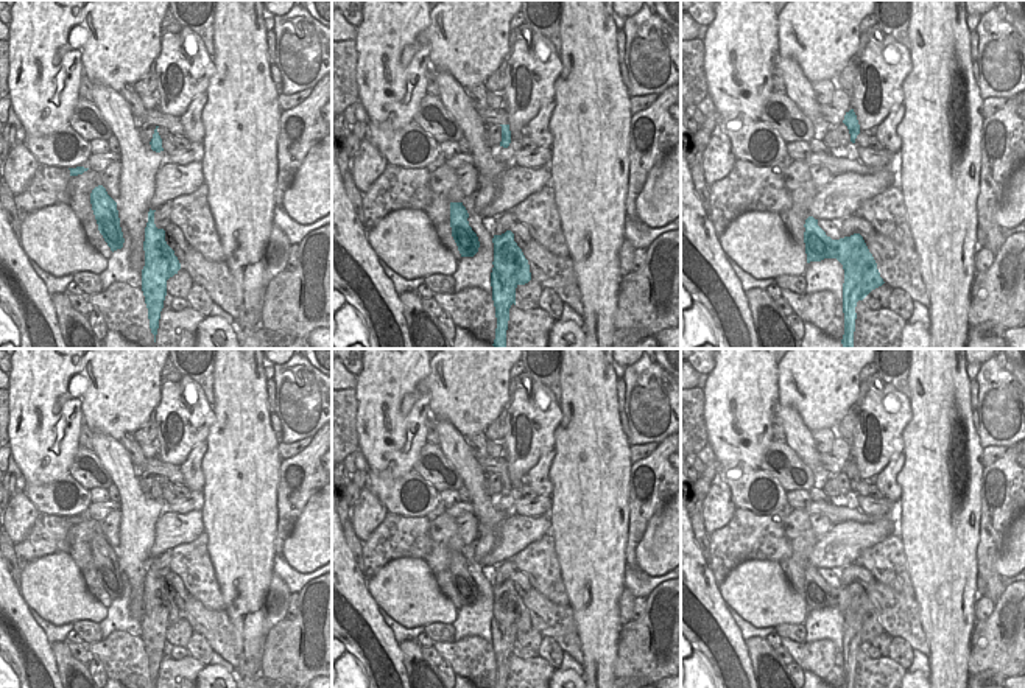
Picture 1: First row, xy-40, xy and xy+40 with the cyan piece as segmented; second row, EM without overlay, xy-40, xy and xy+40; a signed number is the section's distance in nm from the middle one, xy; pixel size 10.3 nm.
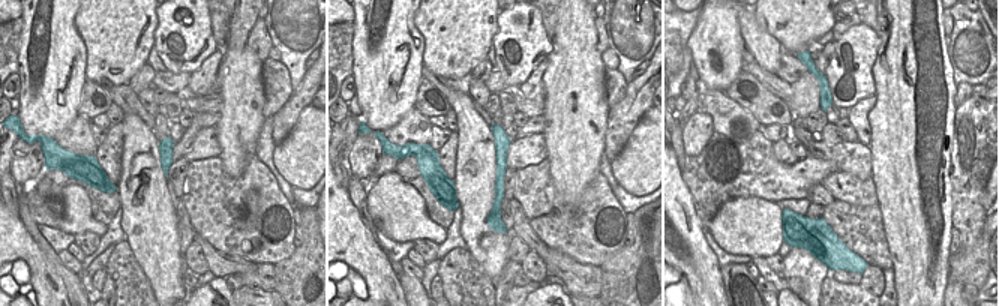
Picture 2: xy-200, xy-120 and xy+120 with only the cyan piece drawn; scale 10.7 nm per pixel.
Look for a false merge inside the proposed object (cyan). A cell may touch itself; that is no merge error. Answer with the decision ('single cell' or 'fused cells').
fused cells

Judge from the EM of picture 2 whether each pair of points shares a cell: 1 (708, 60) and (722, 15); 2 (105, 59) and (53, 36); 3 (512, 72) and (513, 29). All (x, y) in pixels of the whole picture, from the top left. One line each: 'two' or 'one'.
1: one
2: two
3: one

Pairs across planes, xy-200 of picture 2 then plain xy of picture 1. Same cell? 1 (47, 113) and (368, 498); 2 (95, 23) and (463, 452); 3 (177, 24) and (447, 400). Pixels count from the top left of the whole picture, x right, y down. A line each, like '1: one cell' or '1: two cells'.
1: two cells
2: two cells
3: two cells

